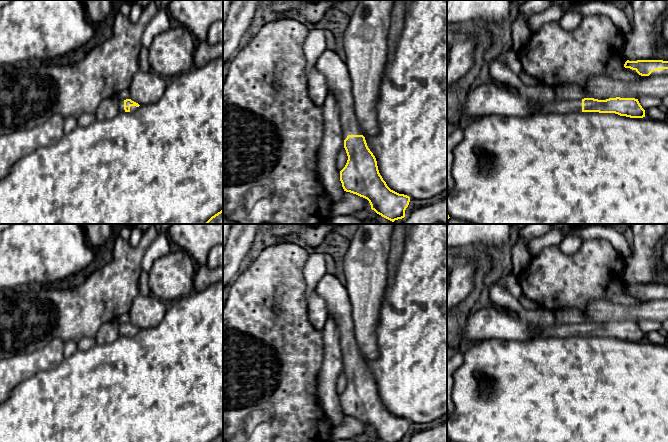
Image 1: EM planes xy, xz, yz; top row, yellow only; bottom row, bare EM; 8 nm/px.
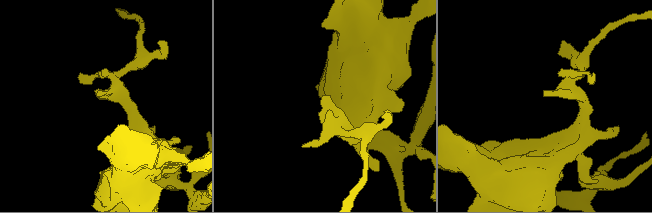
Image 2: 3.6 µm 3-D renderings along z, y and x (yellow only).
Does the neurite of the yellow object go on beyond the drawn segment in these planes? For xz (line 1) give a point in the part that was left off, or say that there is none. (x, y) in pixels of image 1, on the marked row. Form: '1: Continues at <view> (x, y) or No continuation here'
1: Continues at xz (331, 64)

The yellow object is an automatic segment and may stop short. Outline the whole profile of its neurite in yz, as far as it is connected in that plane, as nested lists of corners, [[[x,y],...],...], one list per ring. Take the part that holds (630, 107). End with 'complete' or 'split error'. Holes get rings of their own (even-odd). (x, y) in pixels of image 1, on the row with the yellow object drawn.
[[[494,59],[489,67],[494,81],[507,83],[515,87],[522,97],[536,99],[542,103],[539,113],[567,114],[574,112],[615,113],[630,118],[645,117],[645,110],[635,98],[609,98],[598,100],[584,98],[582,100],[558,99],[553,88],[543,82],[536,86],[526,86],[519,75],[513,73],[503,62]]]; split error

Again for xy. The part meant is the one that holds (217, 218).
[[[223,209],[212,216],[206,223],[204,224],[223,224]]]; complete

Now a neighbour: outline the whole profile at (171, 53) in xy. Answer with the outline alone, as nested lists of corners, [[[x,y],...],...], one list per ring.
[[[182,25],[159,33],[148,47],[148,61],[153,71],[170,80],[194,67],[197,42]]]

